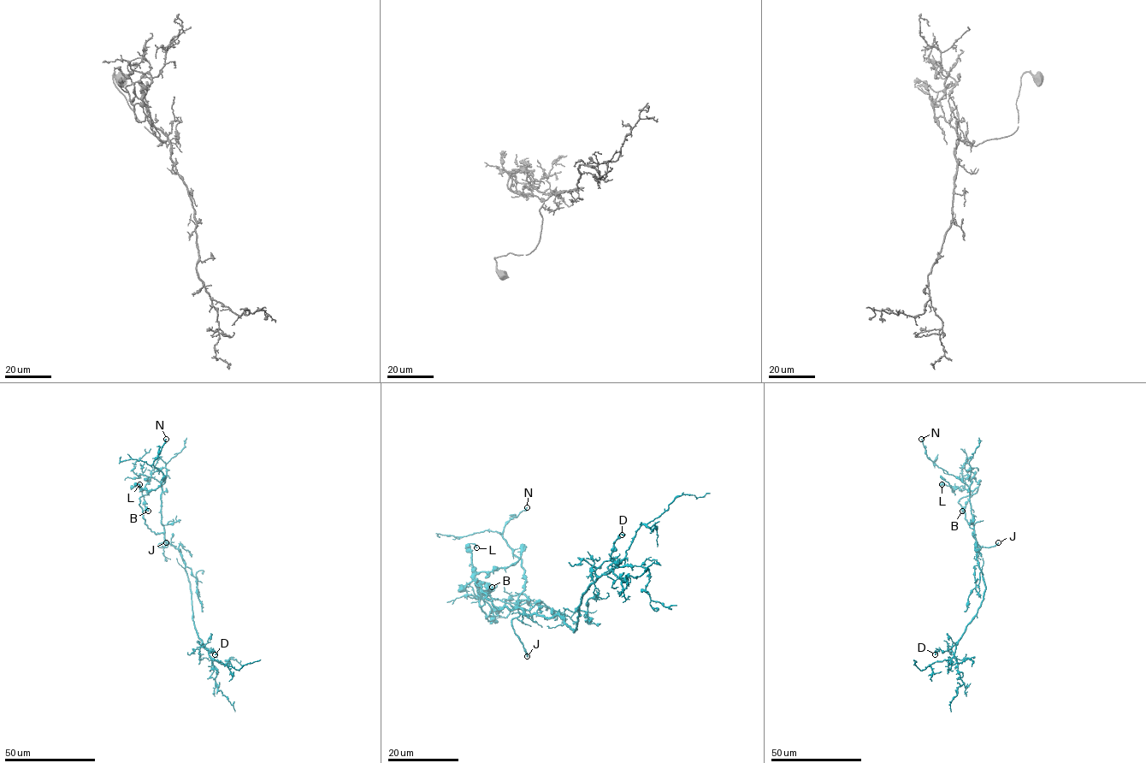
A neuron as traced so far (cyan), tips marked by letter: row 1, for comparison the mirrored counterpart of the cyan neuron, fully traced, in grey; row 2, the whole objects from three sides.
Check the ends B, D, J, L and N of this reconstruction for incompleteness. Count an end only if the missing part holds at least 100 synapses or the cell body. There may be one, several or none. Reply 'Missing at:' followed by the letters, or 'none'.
Missing at: J

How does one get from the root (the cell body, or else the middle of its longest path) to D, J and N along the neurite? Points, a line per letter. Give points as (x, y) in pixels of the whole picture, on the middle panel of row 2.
D: (564, 619), (574, 631), (580, 599), (596, 579), (595, 570), (610, 558), (613, 542), (622, 535)
J: (564, 619), (559, 615), (544, 618), (535, 614), (521, 614), (514, 618), (511, 628), (527, 656)
N: (564, 619), (559, 615), (544, 618), (526, 614), (517, 605), (524, 588), (524, 570), (502, 531), (527, 507)

